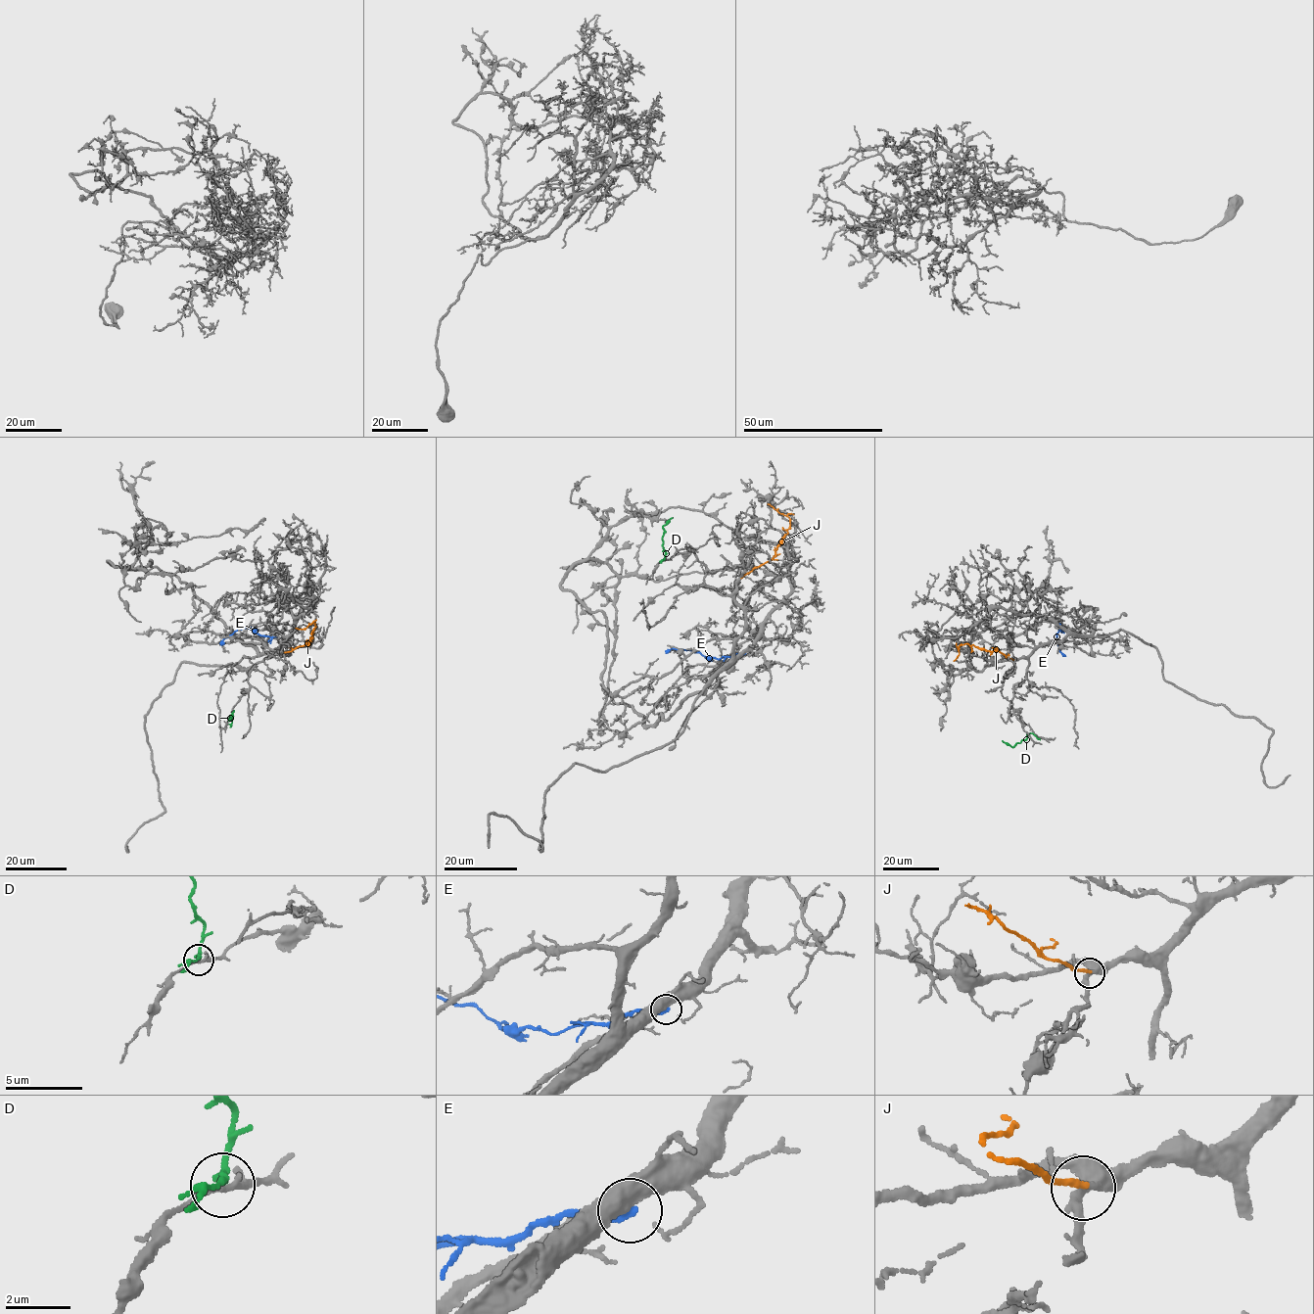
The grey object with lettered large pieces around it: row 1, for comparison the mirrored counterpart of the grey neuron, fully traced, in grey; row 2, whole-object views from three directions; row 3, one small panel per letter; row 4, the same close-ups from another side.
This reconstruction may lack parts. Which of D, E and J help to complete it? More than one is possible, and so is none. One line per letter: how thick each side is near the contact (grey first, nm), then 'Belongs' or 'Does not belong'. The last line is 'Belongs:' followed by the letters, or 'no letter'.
D: Thickness 200 nm (grey) against 170 nm. Does not belong
E: Thickness 550 nm (grey) against 280 nm. Does not belong
J: Thickness 150 nm (grey) against 200 nm. Belongs
Belongs: J

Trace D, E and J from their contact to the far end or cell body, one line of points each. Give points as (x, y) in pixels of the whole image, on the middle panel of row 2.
D: (664, 559), (662, 527), (673, 518)
E: (744, 653), (717, 659), (681, 649), (666, 652)
J: (741, 578), (773, 560), (776, 546), (789, 528), (789, 518), (768, 503)

